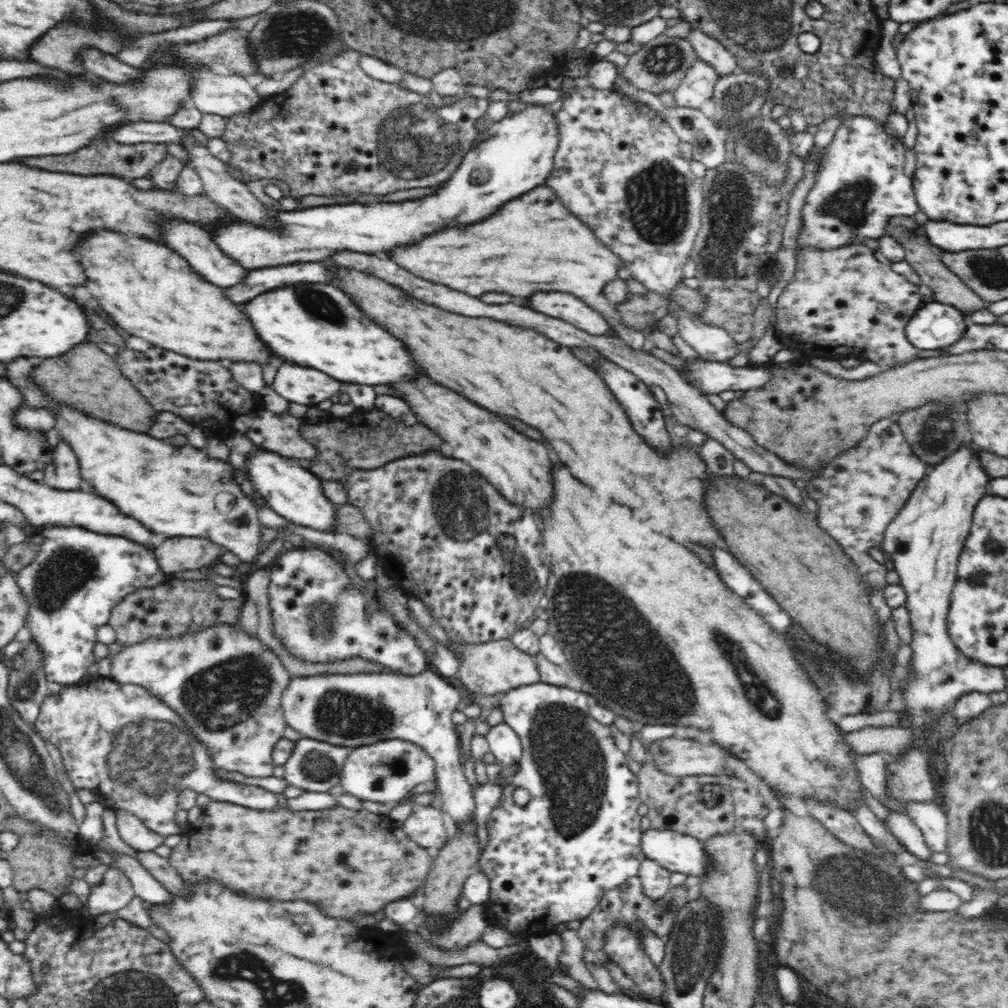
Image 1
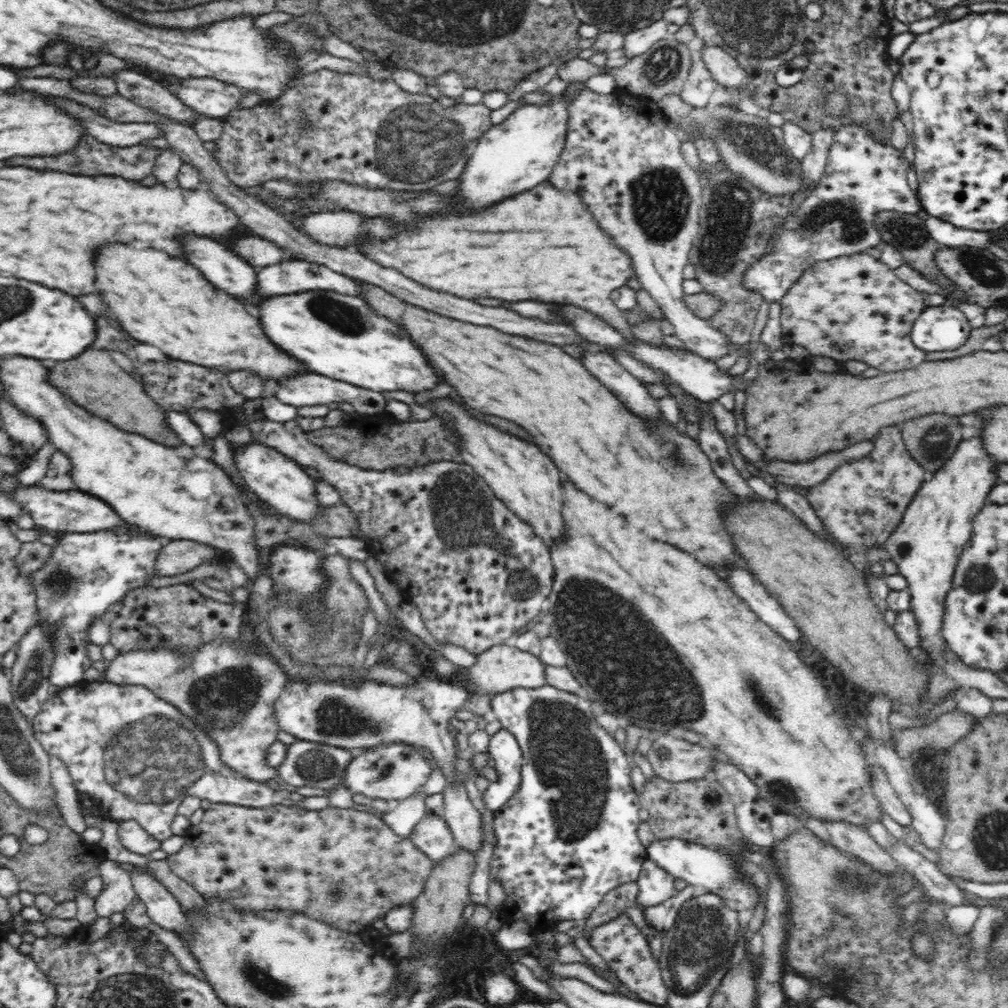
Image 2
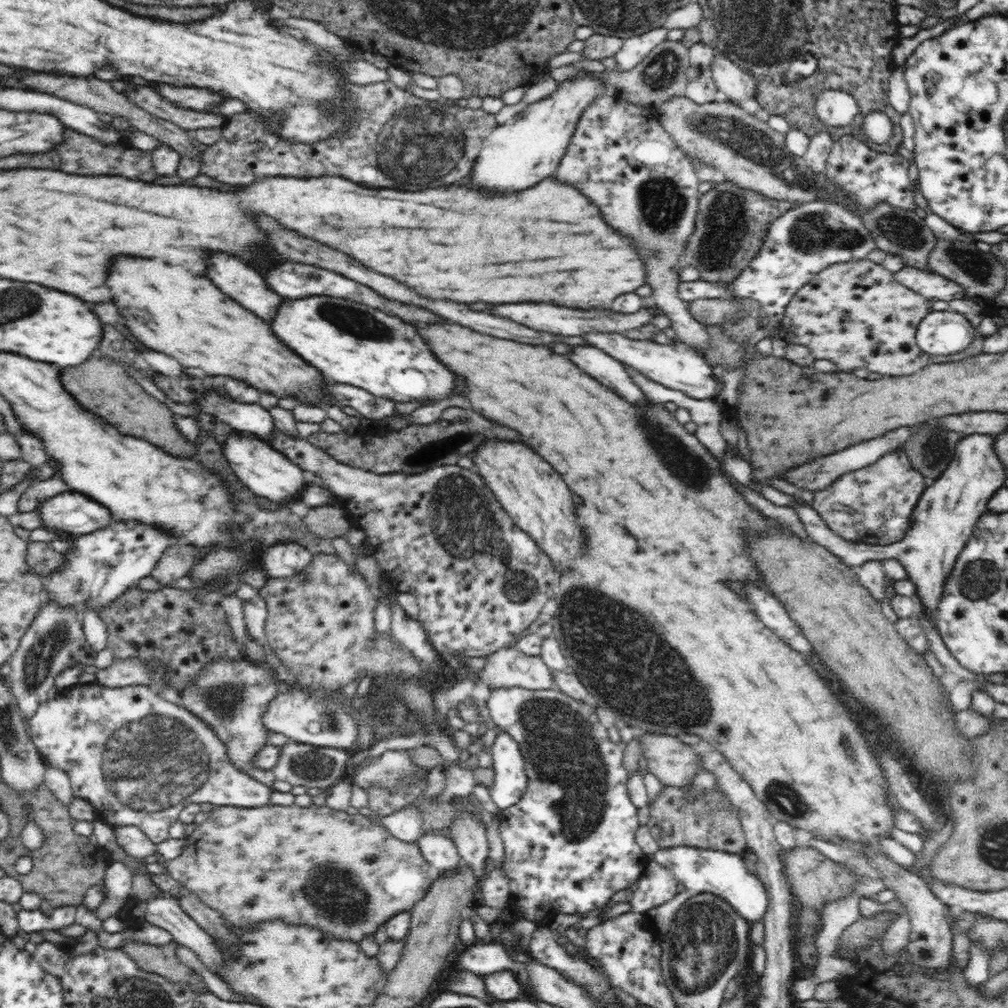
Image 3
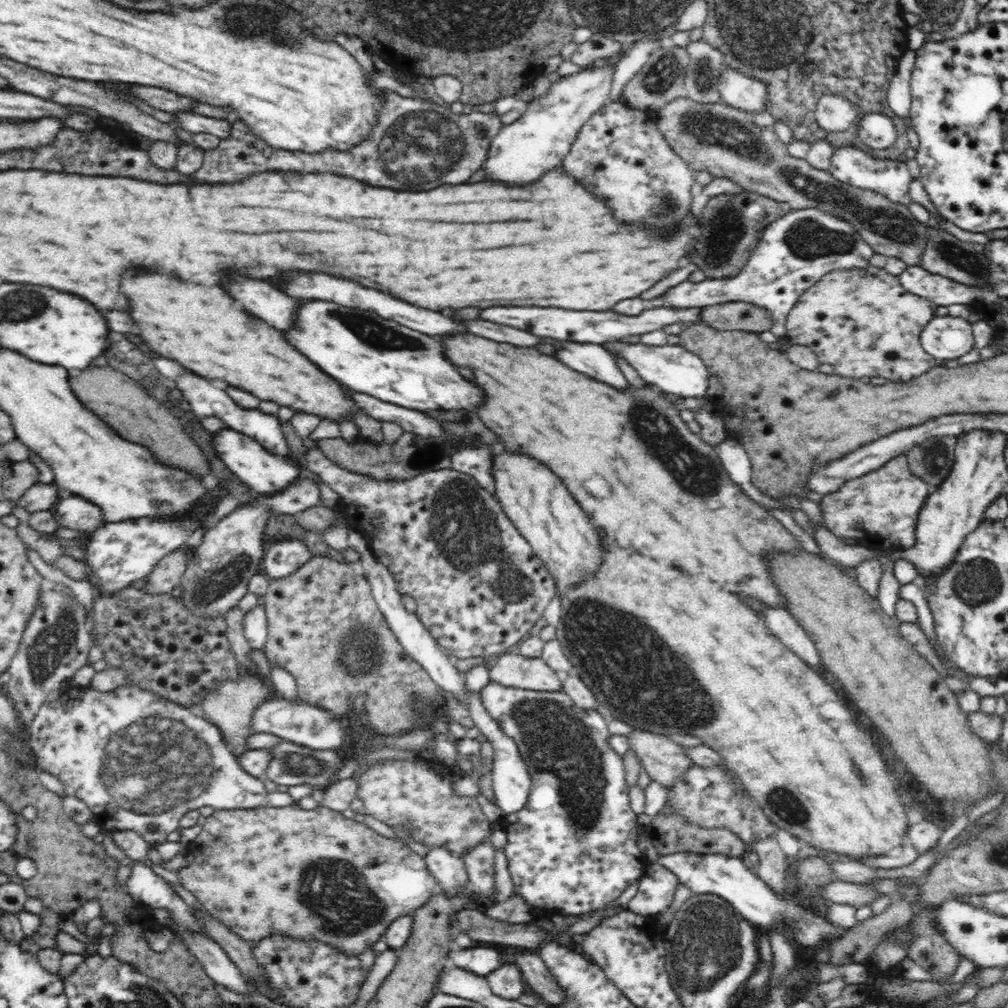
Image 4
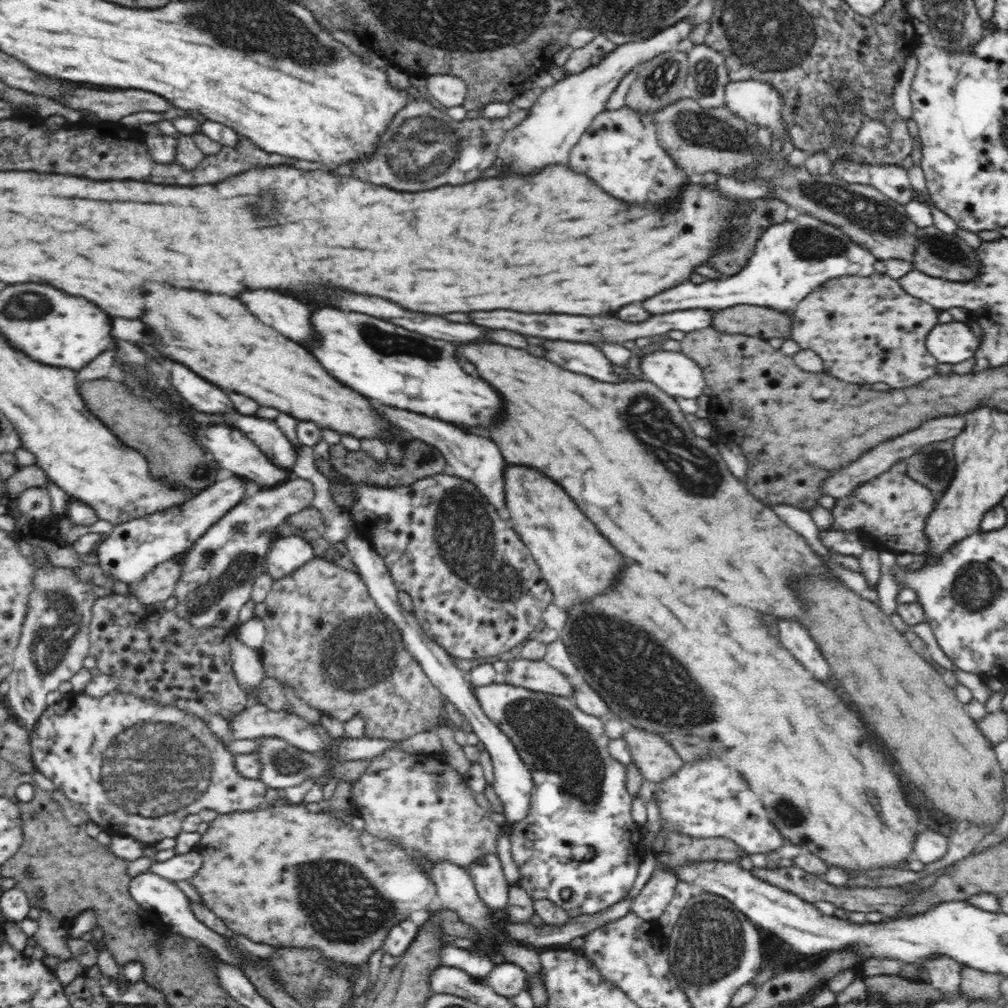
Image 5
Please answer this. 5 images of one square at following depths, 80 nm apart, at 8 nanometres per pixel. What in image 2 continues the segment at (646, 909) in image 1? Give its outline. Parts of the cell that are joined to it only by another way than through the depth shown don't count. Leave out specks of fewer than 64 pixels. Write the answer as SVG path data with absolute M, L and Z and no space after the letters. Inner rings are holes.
M637 881L628 882L618 885L618 888L610 890L602 899L598 908L589 915L587 922L584 923L584 937L589 938L591 930L618 918L624 913L624 909L628 906L637 906L638 894Z

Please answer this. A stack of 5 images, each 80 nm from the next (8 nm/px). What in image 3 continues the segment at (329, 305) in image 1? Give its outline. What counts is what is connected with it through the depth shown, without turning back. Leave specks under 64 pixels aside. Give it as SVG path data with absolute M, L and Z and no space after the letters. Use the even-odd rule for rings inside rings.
M328 296L290 300L288 306L278 310L272 330L333 382L352 384L394 402L432 402L456 394L456 376L438 362L416 328L366 304Z

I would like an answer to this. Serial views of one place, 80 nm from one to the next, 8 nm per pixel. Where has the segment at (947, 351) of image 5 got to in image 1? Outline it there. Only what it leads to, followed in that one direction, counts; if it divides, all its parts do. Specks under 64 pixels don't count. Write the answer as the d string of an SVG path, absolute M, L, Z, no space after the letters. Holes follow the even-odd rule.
M926 300L906 324L906 338L920 350L942 349L962 338L969 321L952 305Z

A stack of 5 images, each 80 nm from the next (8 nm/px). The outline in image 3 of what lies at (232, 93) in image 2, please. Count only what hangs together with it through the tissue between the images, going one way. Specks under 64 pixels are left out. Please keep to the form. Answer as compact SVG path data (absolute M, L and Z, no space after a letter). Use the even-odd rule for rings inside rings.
M158 84L154 91L166 101L172 102L176 107L184 109L196 110L198 112L210 113L211 107L224 104L228 99L220 98L216 94L208 94L206 90L198 90L198 88L176 88L176 86L166 86L166 84Z

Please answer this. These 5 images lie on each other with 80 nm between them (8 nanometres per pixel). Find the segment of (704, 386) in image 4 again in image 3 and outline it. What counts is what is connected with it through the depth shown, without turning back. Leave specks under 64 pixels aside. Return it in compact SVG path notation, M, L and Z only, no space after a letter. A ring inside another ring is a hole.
M586 332L584 338L588 344L605 351L609 356L670 390L679 390L696 400L713 399L718 392L718 381L712 374L712 366L706 363L701 354L682 342L658 344L650 339L632 340L615 332Z

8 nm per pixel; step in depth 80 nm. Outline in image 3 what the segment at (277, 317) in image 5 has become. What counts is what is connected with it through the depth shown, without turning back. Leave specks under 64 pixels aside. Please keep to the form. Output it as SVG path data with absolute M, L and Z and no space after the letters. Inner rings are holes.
M214 254L208 260L208 276L230 298L252 310L256 316L272 322L282 298L272 292L264 278L228 254Z

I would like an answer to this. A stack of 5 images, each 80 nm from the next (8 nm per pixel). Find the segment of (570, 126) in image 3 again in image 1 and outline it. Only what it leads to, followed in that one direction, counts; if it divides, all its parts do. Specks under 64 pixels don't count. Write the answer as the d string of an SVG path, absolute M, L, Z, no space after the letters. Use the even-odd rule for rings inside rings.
M531 105L500 122L492 123L479 133L476 144L466 152L458 170L434 196L394 204L344 204L318 206L300 212L280 212L276 220L284 228L282 234L256 228L248 222L226 222L214 230L214 240L224 254L248 270L254 270L262 266L268 268L294 262L322 262L336 250L380 254L400 244L418 242L442 226L478 222L494 214L512 198L526 194L534 186L545 184L560 141L556 121L556 113L540 105Z

